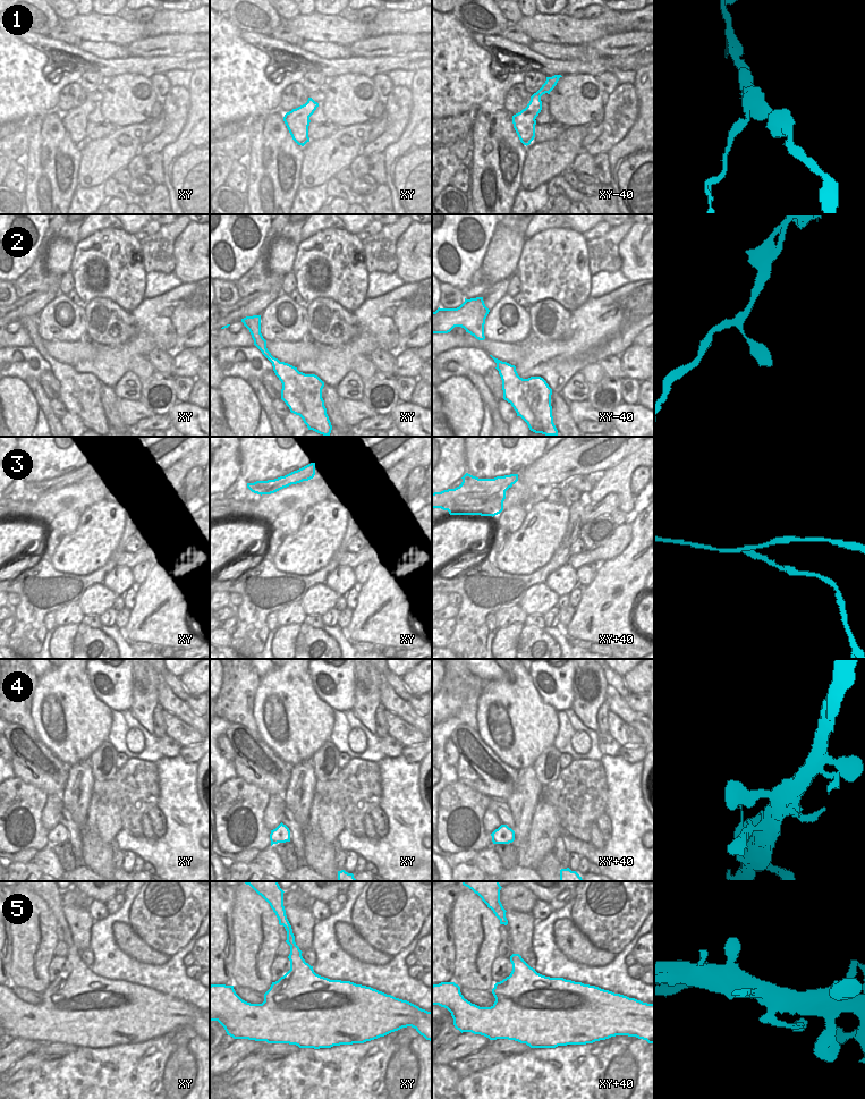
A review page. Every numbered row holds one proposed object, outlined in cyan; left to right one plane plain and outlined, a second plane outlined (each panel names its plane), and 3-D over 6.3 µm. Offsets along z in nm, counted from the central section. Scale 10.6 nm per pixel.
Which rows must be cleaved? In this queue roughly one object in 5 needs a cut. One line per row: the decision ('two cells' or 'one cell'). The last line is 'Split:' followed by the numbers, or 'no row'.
1: one cell
2: one cell
3: one cell
4: one cell
5: one cell
Split: no row

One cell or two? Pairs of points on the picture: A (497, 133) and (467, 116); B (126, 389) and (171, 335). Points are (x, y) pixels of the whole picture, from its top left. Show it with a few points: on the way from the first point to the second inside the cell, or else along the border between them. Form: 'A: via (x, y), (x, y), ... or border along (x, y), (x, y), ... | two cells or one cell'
A: border along (476, 109), (476, 116), (469, 130) | two cells
B: border along (129, 370), (112, 388) | two cells

